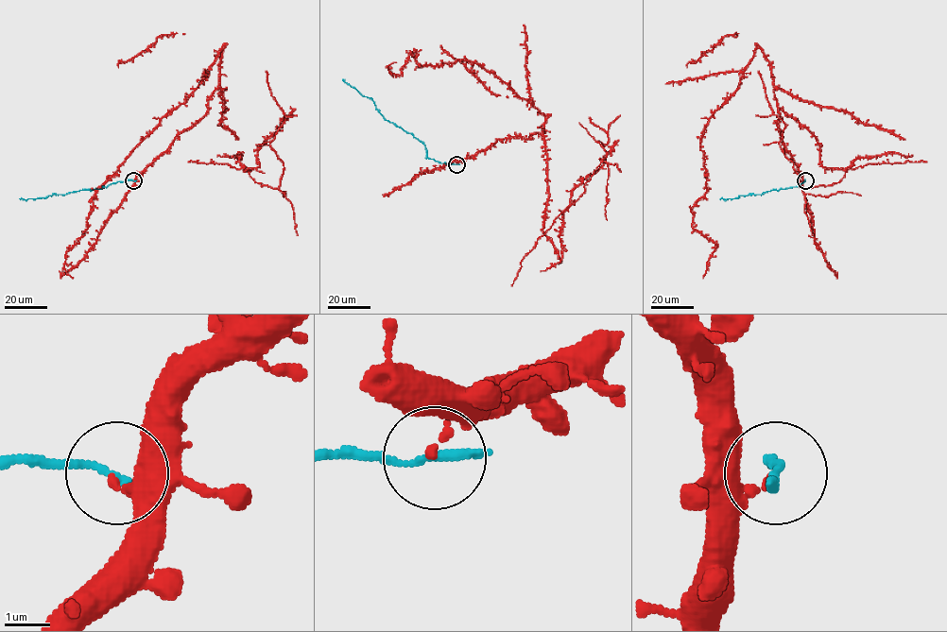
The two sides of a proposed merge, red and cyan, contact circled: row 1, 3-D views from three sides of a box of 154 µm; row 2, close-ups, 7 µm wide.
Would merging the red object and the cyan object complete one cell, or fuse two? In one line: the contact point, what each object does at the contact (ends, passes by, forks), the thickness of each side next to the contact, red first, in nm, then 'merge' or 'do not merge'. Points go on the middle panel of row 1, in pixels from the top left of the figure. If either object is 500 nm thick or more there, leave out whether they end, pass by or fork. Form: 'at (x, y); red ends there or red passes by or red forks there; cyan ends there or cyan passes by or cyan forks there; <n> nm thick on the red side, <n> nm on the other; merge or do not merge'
at (456, 164); red ends there; cyan ends there; 180 nm thick on the red side, 260 nm on the other; do not merge

